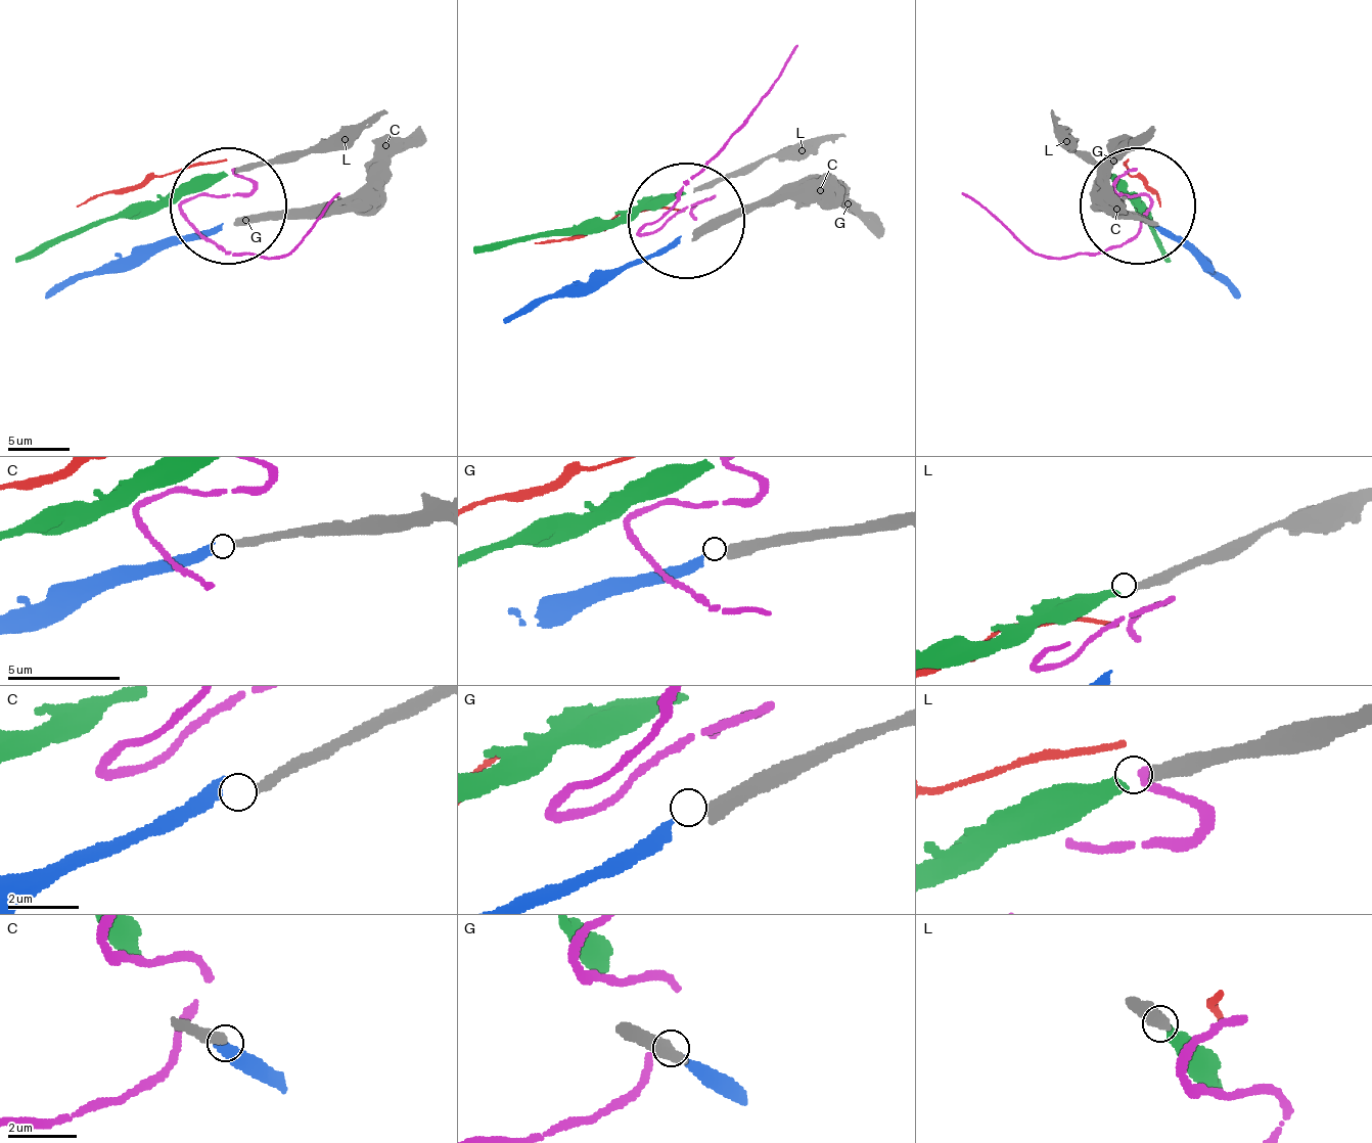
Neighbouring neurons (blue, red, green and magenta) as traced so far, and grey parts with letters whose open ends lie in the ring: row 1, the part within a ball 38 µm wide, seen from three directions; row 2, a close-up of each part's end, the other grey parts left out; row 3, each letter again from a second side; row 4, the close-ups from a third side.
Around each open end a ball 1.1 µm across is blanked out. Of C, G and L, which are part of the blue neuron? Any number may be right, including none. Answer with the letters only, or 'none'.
G

